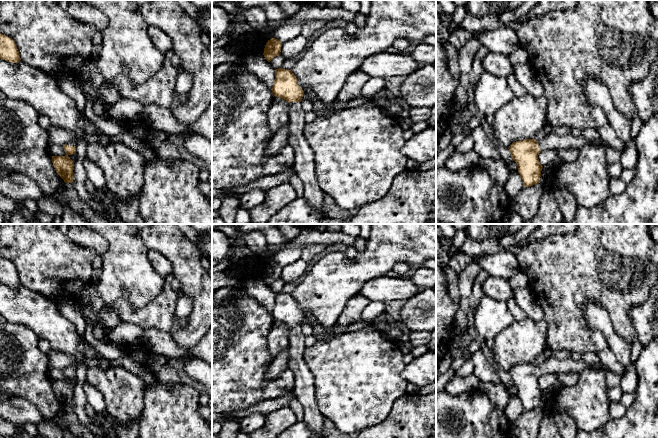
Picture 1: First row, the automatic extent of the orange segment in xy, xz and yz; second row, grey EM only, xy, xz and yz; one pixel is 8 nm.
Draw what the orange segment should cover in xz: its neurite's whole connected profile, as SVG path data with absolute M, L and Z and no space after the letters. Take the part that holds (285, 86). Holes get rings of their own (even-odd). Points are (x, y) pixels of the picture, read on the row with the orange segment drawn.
M281 68L275 70L275 80L271 90L275 97L282 98L290 103L288 145L292 146L295 152L293 169L302 181L303 198L315 211L330 218L324 203L323 192L316 179L314 152L304 136L306 122L304 119L305 112L301 106L304 91L298 85L297 78L292 71Z

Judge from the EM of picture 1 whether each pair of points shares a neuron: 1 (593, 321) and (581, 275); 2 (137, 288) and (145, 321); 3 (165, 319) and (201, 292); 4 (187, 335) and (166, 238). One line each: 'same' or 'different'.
1: different
2: different
3: different
4: same

